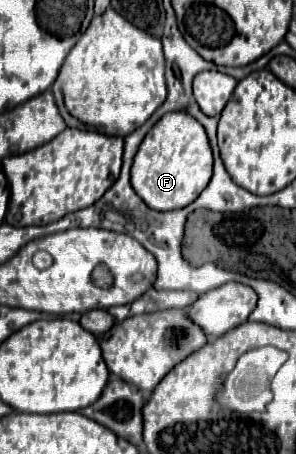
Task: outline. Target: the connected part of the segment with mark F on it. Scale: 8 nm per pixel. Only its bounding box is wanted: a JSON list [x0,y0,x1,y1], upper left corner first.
[131,112,213,210]

